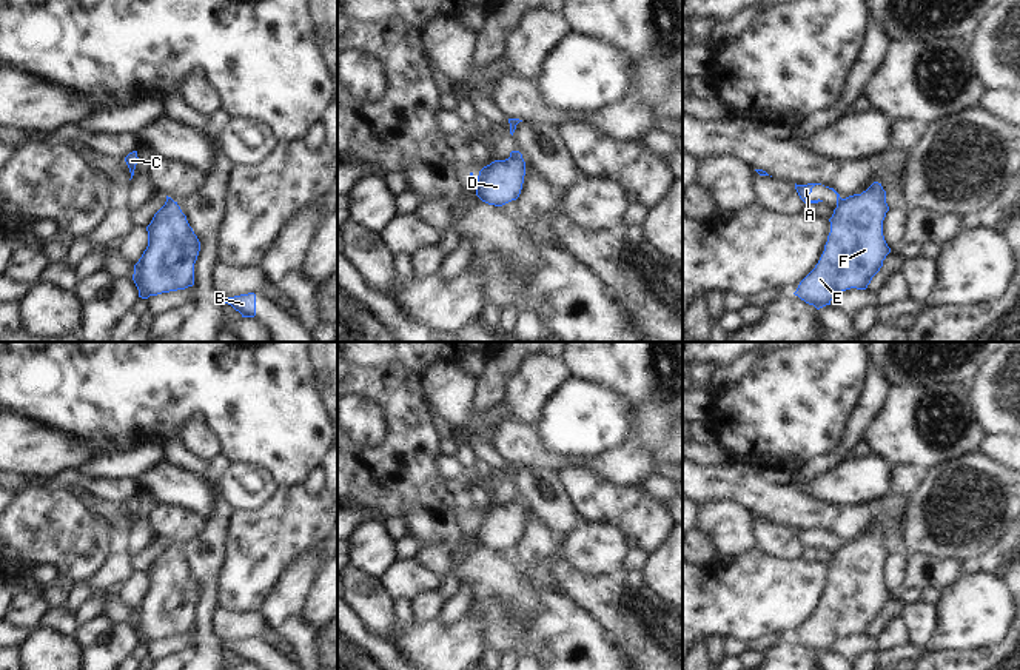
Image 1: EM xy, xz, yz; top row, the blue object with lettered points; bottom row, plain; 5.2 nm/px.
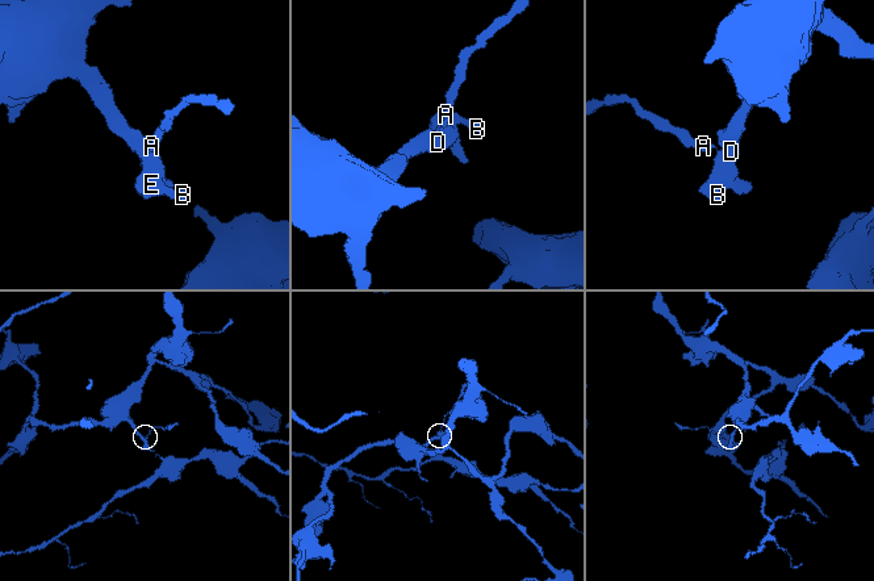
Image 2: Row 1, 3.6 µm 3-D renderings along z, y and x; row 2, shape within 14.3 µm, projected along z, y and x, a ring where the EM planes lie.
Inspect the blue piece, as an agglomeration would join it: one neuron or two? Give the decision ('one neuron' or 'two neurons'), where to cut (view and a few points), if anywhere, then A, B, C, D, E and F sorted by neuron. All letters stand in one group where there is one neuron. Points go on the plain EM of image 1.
two neurons | xz (518, 496), (510, 499) | A / B C D E F

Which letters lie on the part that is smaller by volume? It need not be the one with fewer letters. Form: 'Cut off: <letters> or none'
Cut off: A

